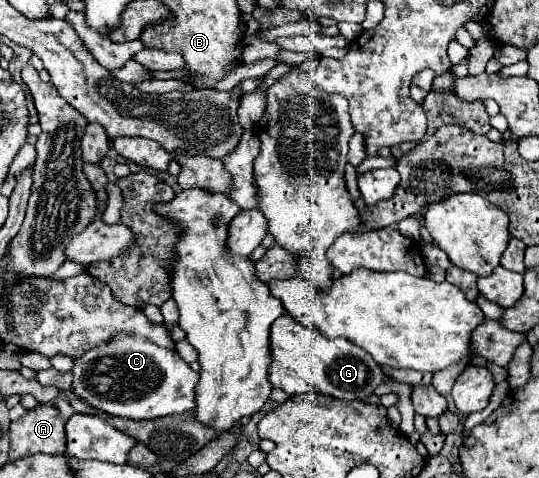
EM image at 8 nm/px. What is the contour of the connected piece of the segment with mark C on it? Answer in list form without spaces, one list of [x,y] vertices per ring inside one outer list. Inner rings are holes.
[[[118,335],[106,345],[90,349],[76,359],[72,373],[72,391],[88,405],[114,417],[154,419],[194,409],[194,387],[198,383],[198,373],[194,373],[176,351],[164,351],[164,347],[136,335]]]

